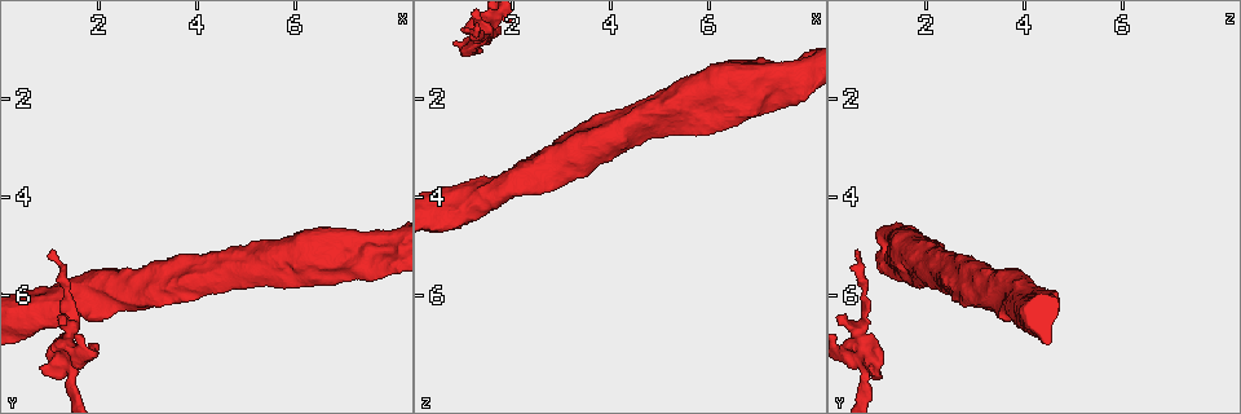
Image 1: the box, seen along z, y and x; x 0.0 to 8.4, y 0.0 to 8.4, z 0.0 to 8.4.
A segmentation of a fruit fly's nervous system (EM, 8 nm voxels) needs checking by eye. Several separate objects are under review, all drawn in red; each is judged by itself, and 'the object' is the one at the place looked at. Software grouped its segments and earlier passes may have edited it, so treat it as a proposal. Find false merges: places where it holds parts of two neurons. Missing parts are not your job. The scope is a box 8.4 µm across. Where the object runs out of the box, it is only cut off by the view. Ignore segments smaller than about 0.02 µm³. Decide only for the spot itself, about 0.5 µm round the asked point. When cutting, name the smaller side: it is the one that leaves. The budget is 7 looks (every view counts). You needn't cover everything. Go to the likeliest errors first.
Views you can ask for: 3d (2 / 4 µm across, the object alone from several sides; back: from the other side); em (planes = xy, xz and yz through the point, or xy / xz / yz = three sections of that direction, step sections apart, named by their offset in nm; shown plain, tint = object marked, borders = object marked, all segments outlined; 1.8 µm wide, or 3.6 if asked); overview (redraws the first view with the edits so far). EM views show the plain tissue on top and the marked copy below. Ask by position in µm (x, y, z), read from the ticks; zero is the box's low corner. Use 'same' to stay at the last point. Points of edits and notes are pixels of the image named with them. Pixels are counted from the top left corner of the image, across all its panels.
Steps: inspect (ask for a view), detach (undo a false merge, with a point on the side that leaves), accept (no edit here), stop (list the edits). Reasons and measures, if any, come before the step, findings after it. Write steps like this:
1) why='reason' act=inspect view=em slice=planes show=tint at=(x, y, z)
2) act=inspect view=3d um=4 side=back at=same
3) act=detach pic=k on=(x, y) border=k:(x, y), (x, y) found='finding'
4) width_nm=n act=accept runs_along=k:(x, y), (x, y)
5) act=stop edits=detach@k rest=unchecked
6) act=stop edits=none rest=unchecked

why='sudden change in width' act=inspect view=3d um=4 at=(1.40, 7.05, 0.65)

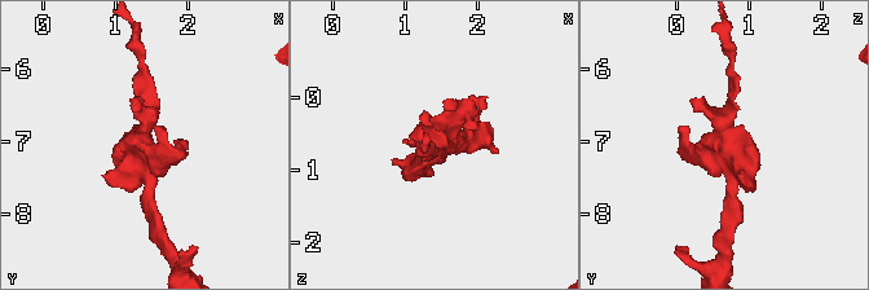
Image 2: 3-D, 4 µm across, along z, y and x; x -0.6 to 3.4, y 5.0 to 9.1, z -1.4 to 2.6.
act=inspect view=em slice=xy step=8 show=tint at=(1.35, 7.00, 0.60)

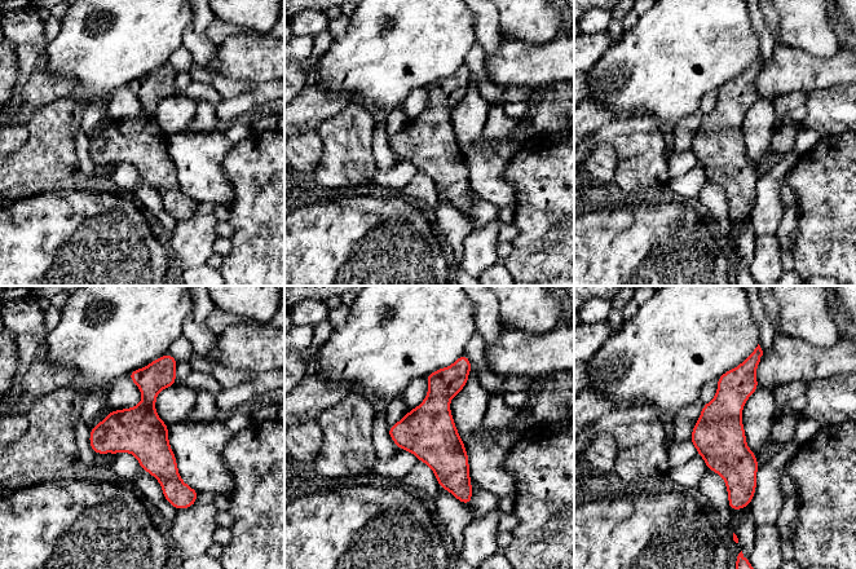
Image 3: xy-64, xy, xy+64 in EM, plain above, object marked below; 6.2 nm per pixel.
act=inspect view=em slice=planes show=tint at=same

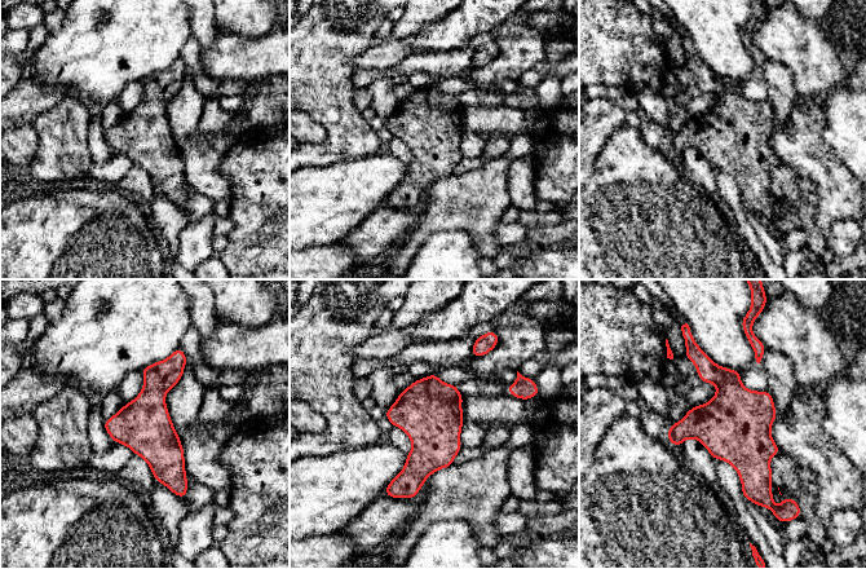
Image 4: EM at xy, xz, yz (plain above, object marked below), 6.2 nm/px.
act=accept runs_along=4:(182, 357), (155, 386), (180, 493) found='all the same neuron'

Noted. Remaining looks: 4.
why='calibre changes' act=inspect view=3d um=4 at=(7.75, 5.25, 1.55)

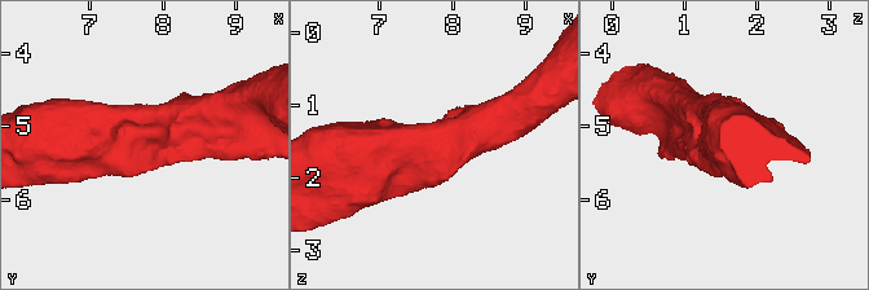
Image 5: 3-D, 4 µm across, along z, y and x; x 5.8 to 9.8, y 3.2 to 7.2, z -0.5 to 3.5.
why='need the tissue' act=inspect view=em um=3.6 slice=planes show=tint at=(7.75, 5.30, 1.50)

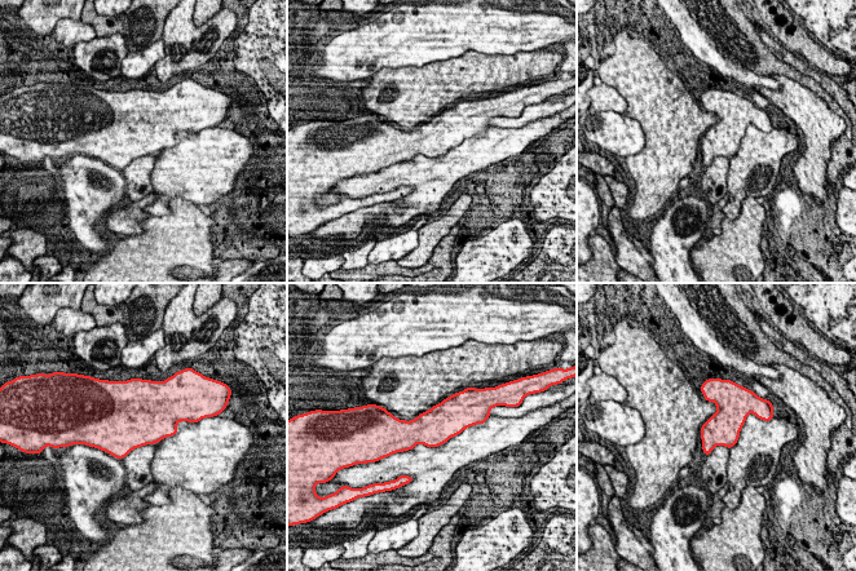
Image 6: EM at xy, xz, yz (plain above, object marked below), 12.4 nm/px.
act=accept found='all the same neuron'

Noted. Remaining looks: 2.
why='thick turns thin' act=inspect view=em um=3.6 slice=yz step=8 show=tint at=(5.30, 5.40, 2.10)

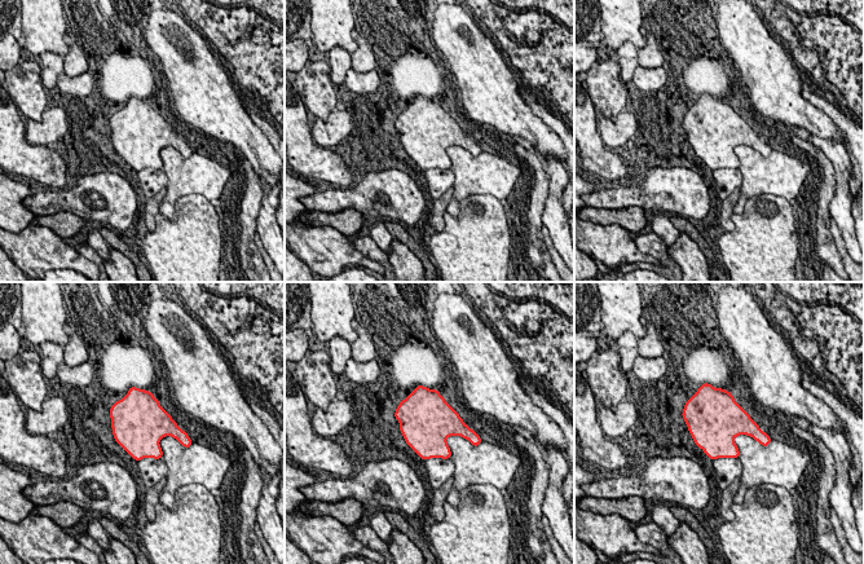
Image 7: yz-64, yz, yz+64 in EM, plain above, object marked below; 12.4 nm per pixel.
why='cut it another way' act=inspect view=em um=3.6 slice=planes show=tint at=same

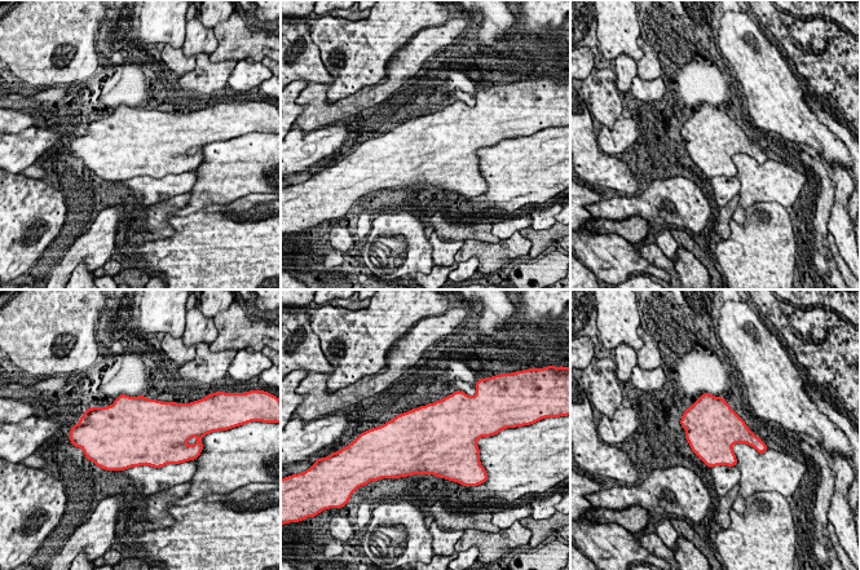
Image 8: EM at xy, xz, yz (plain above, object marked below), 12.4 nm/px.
act=accept found='continuous, no second neuron'

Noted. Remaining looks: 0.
act=stop edits=none rest=unchecked

